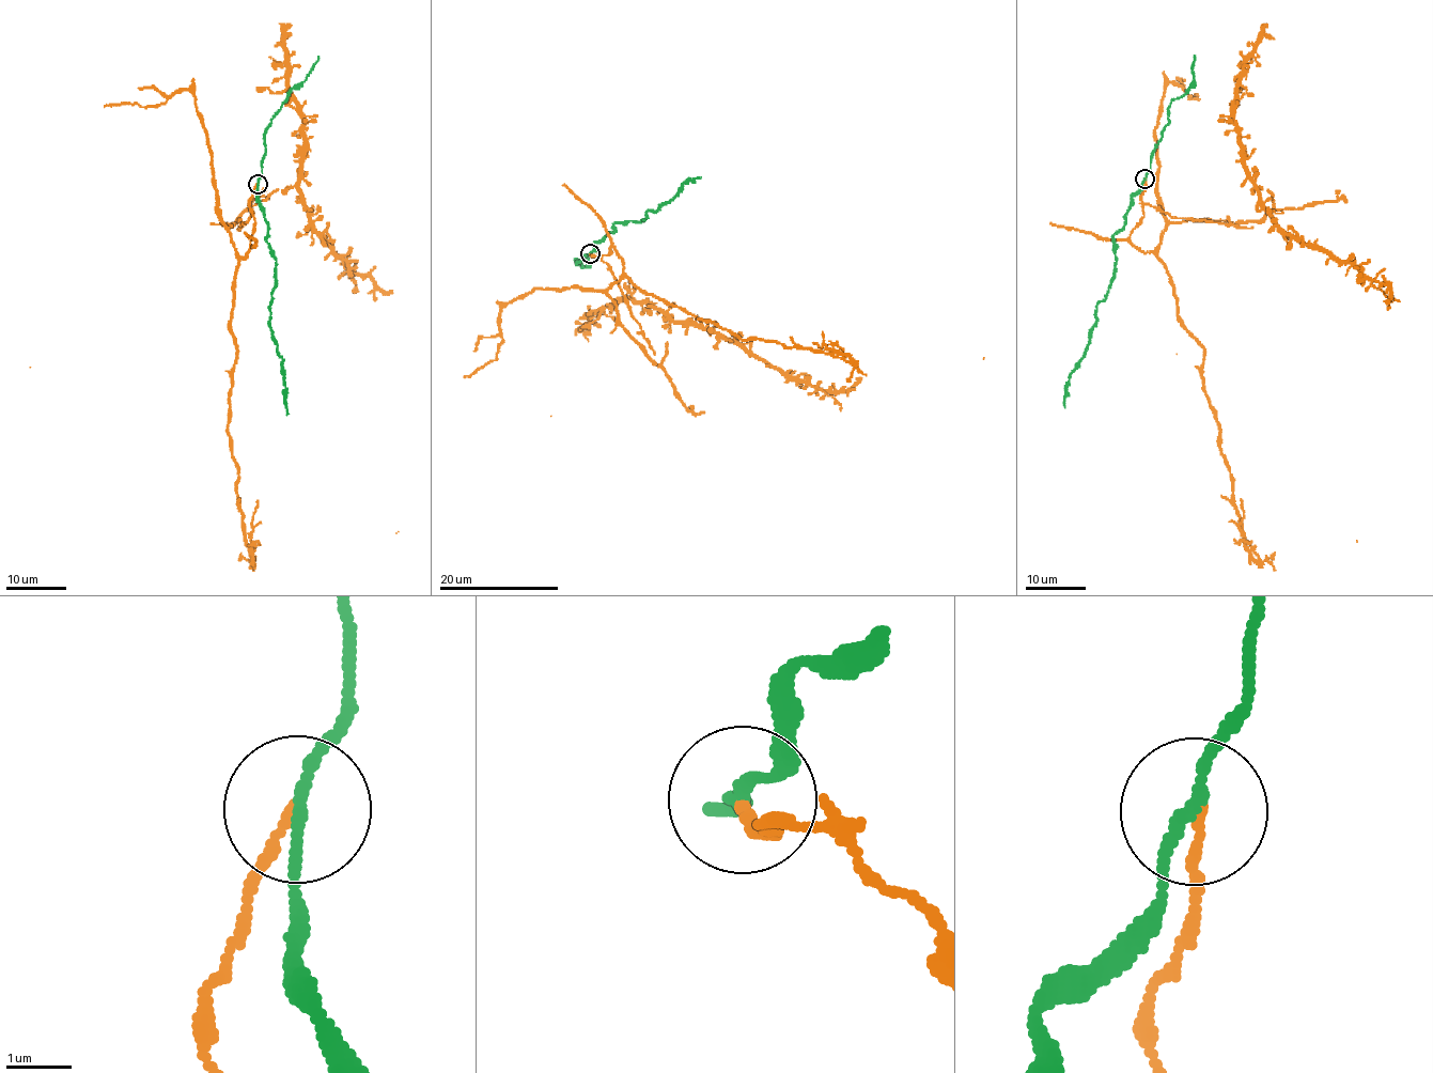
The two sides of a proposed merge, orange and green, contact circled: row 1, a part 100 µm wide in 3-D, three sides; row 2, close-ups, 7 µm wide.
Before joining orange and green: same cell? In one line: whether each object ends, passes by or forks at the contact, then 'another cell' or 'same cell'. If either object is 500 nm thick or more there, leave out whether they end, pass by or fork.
orange ends; green passes by; another cell

